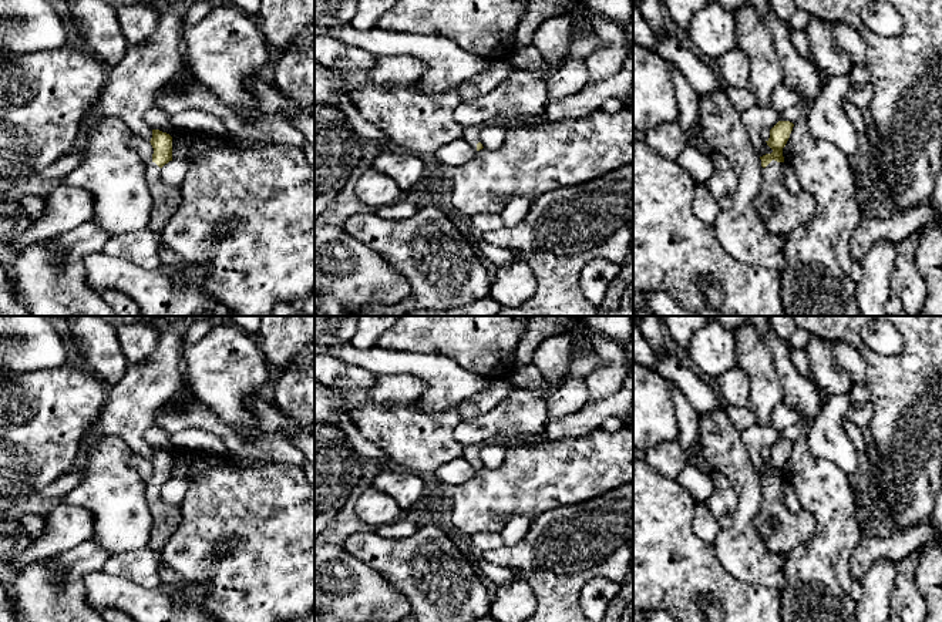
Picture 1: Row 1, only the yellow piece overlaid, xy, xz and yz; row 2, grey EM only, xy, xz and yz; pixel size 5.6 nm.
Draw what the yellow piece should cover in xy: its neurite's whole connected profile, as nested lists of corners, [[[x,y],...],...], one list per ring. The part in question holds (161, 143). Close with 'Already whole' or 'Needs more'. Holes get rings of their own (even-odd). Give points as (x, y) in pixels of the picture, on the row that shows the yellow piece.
[[[152,130],[152,161],[145,167],[145,181],[152,198],[148,228],[162,232],[166,222],[182,202],[181,186],[171,186],[162,179],[162,167],[172,161],[172,137],[159,130]]]. Needs more

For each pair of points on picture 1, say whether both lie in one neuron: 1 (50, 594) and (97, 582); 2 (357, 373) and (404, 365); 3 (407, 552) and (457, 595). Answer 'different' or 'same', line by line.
1: different
2: different
3: same

